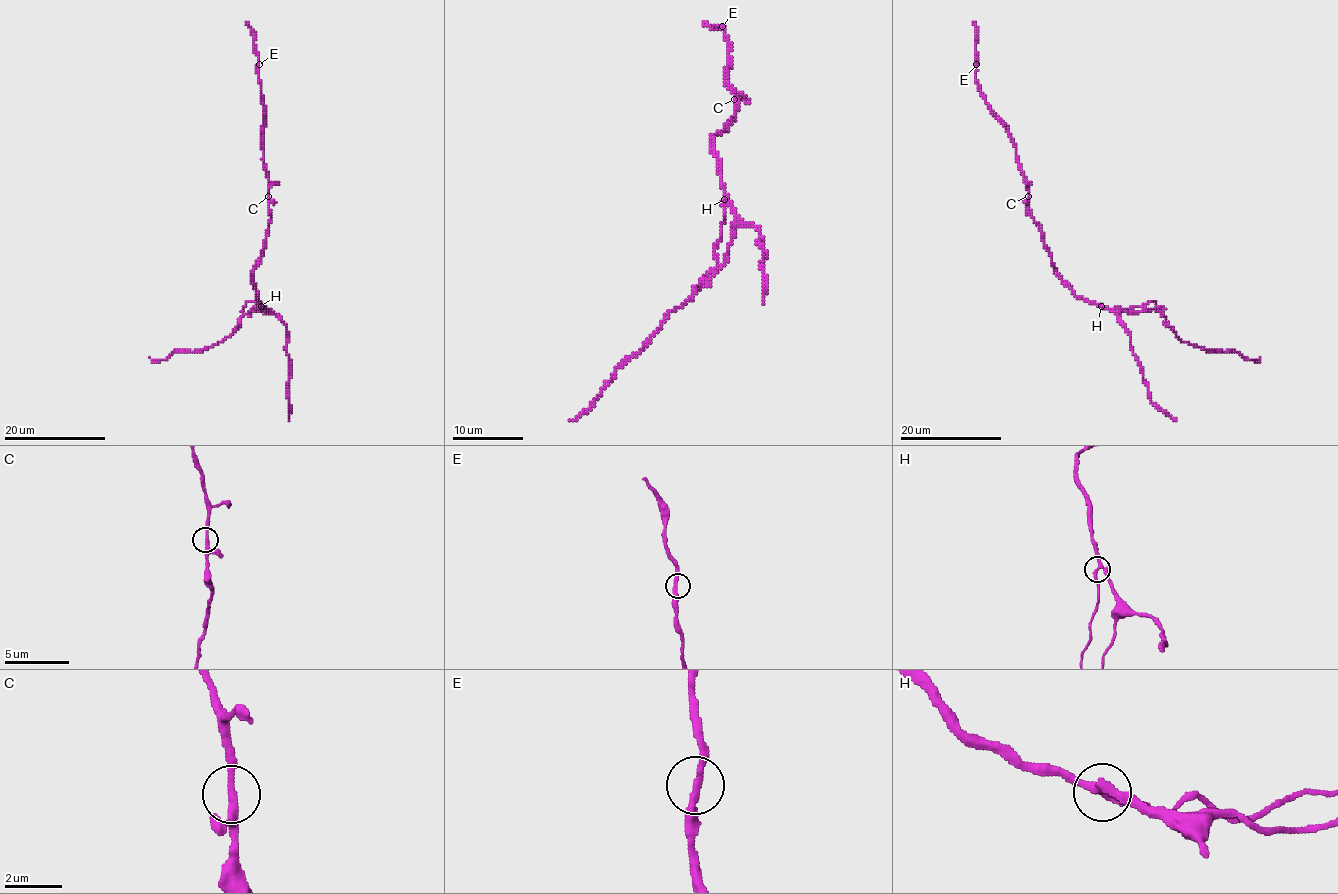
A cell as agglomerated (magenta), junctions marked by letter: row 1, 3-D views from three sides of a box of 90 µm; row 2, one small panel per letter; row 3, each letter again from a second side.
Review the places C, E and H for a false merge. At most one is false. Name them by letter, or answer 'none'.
H

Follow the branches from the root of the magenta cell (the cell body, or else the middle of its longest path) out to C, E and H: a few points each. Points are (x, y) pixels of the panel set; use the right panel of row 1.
C: (1058, 273), (1041, 227), (1030, 213), (1028, 196)
E: (1058, 273), (1041, 227), (1030, 213), (1028, 182), (1018, 162), (1015, 143), (980, 91), (976, 64)
H: (1058, 273), (1061, 280), (1076, 295), (1100, 306)

